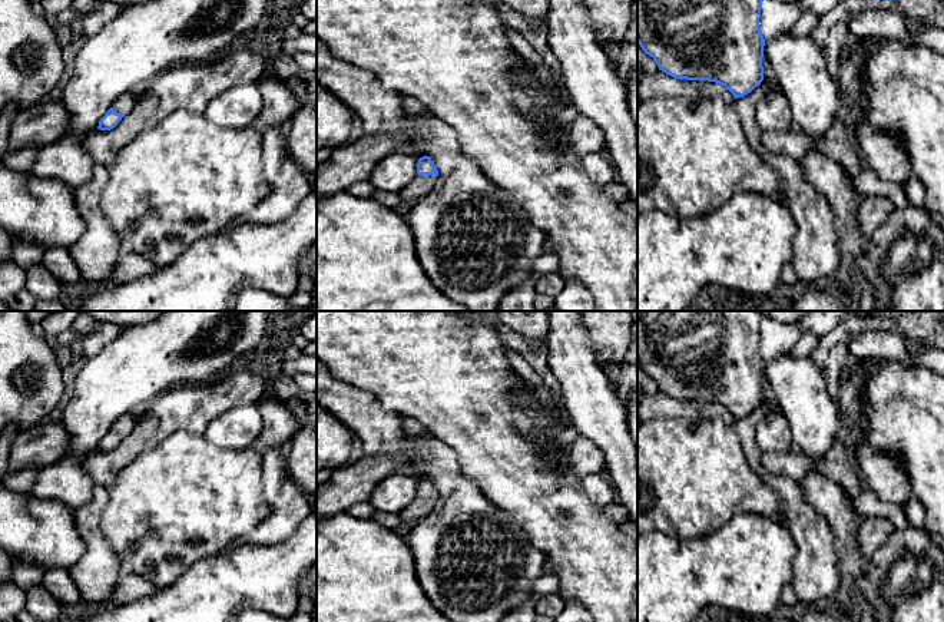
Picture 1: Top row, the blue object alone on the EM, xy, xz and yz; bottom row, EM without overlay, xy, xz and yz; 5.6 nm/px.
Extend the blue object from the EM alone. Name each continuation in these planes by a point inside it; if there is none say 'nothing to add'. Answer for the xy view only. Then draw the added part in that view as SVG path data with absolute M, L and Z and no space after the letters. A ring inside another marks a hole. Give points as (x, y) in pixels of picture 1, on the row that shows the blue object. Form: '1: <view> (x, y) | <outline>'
1: xy (123, 105) | M136 90L123 93L113 105L112 107L120 113L122 116L126 116L136 103Z

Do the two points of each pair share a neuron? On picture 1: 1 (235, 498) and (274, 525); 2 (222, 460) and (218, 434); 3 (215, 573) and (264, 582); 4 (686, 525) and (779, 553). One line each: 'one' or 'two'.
1: two
2: two
3: one
4: two

